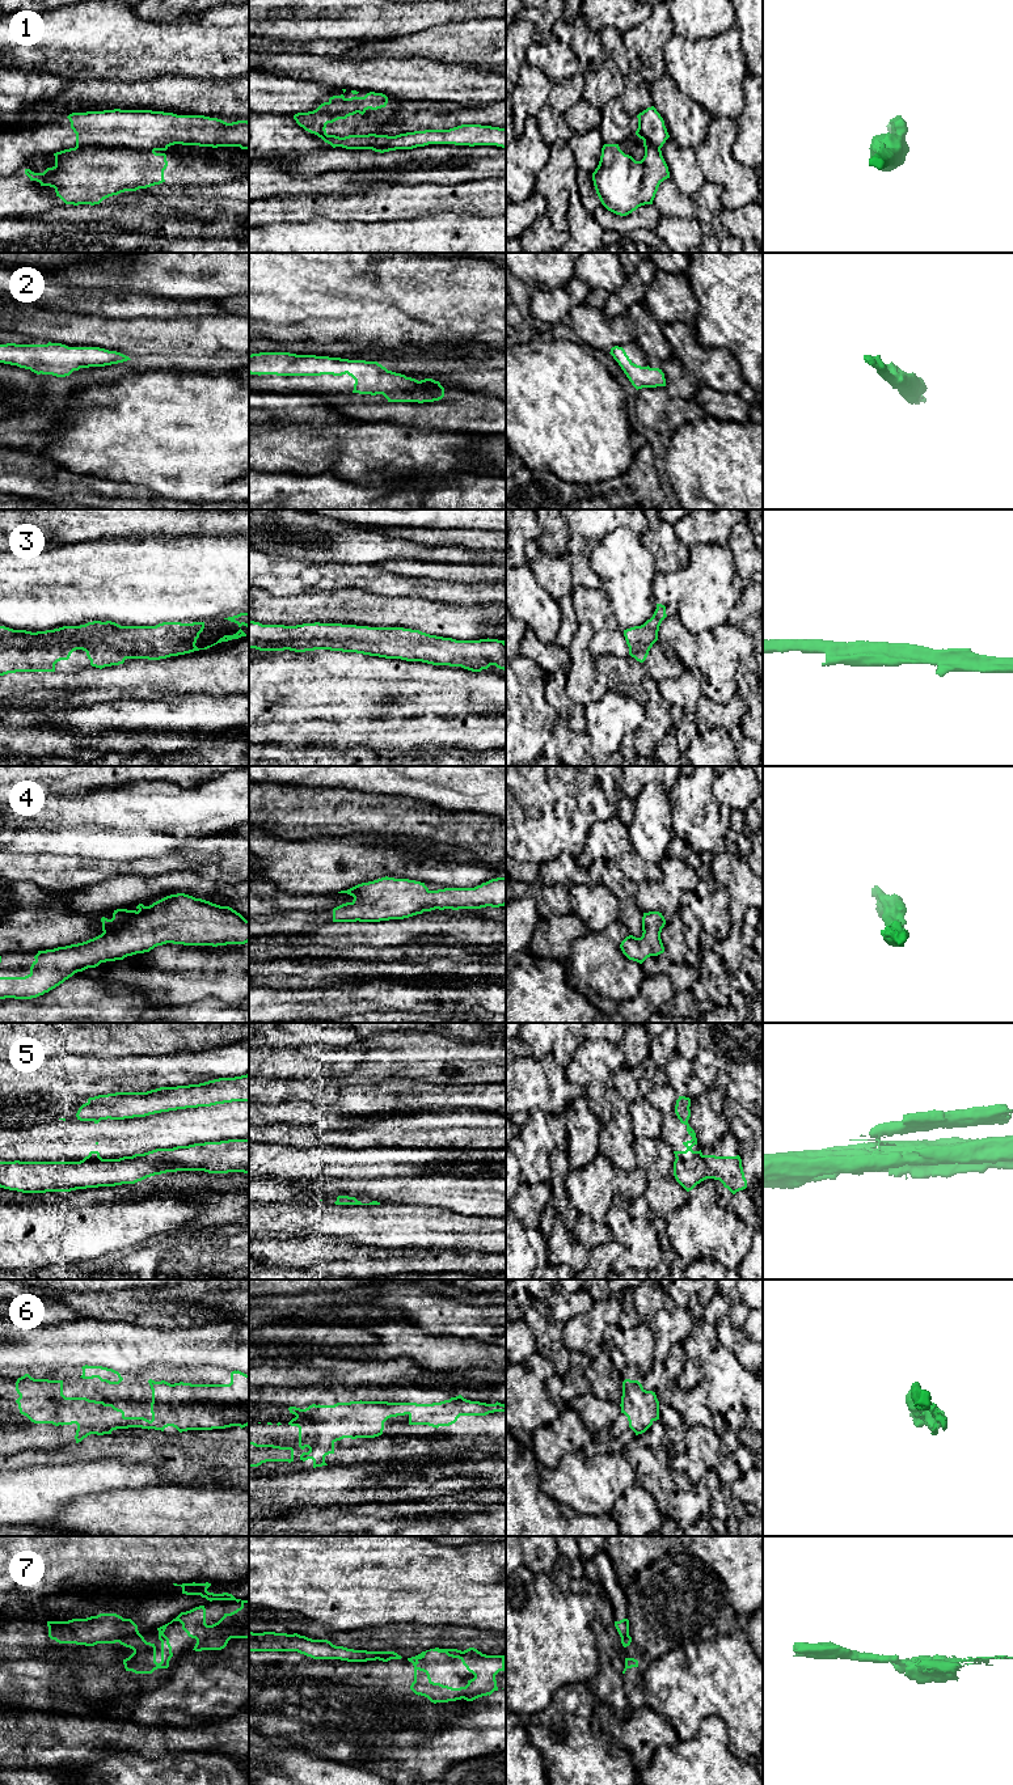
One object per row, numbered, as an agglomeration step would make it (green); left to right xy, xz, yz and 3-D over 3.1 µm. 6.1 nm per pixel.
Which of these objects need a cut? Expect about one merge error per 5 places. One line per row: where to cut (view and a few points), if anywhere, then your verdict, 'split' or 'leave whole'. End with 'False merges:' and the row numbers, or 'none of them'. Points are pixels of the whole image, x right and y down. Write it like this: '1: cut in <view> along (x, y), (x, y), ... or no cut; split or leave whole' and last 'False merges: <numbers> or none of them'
1: cut in xy along (76, 144), (122, 146), (153, 151); split
2: no cut; leave whole
3: no cut; leave whole
4: no cut; leave whole
5: cut in yz along (680, 1119), (687, 1121); split
6: no cut; leave whole
7: cut in xy along (139, 1633), (123, 1636), (118, 1641); split
False merges: 1, 5, 7

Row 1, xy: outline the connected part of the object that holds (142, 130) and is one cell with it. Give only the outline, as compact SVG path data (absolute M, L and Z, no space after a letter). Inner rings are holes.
M104 110L72 113L67 117L76 134L76 145L123 147L135 151L166 151L170 145L240 147L249 149L249 122L227 123L204 115L177 115L152 110Z

